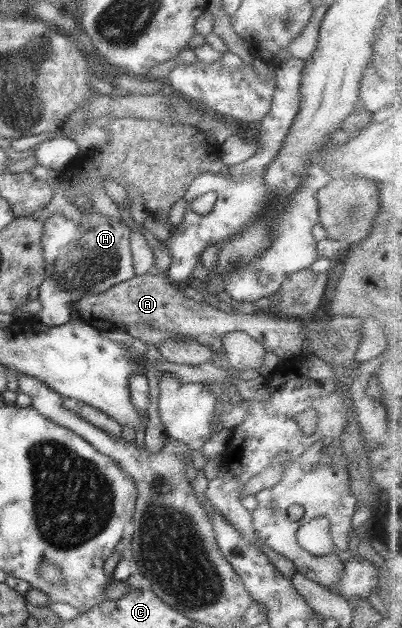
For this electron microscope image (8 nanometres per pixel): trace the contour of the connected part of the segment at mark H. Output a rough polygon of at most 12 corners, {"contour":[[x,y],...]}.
{"contour":[[47,212],[38,284],[45,327],[67,303],[134,276],[130,229]]}

